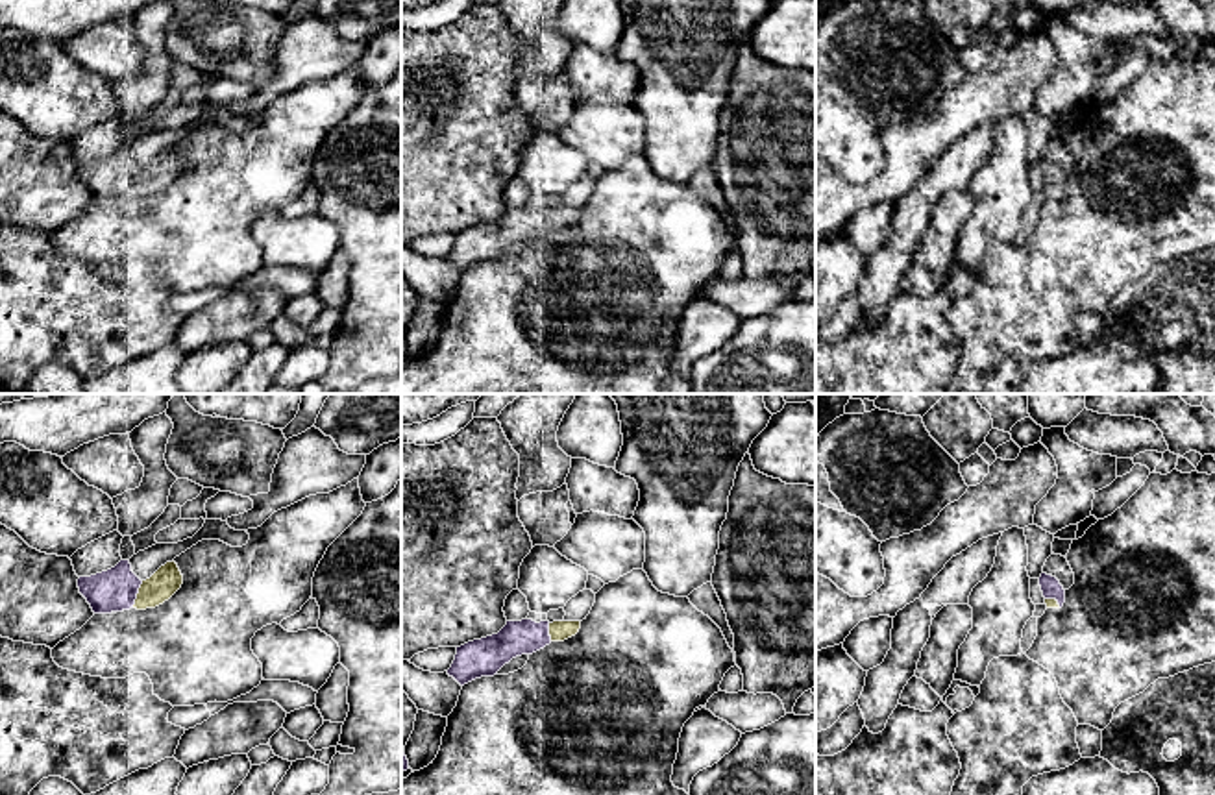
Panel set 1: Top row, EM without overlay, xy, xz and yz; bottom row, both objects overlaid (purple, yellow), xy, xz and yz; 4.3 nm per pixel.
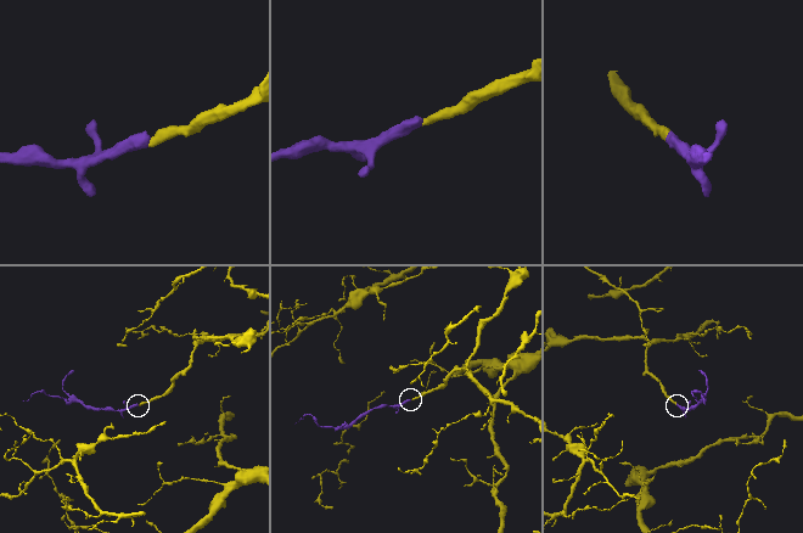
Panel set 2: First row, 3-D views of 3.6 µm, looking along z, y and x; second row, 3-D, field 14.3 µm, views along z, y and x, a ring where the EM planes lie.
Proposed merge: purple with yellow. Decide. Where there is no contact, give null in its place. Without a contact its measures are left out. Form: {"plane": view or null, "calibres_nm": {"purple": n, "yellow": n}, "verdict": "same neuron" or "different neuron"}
{"plane": "xy", "calibres_nm": {"purple": 190, "yellow": 120}, "verdict": "same neuron"}

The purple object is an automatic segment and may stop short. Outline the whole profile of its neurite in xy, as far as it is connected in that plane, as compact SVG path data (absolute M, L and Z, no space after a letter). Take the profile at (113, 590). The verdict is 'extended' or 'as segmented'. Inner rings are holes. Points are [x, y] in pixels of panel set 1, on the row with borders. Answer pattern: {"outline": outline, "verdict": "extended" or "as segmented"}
{"outline": "M120 560L107 571L78 579L80 593L94 614L155 608L168 601L181 584L183 575L174 560L161 566L146 581L131 571L129 560Z", "verdict": "extended"}

